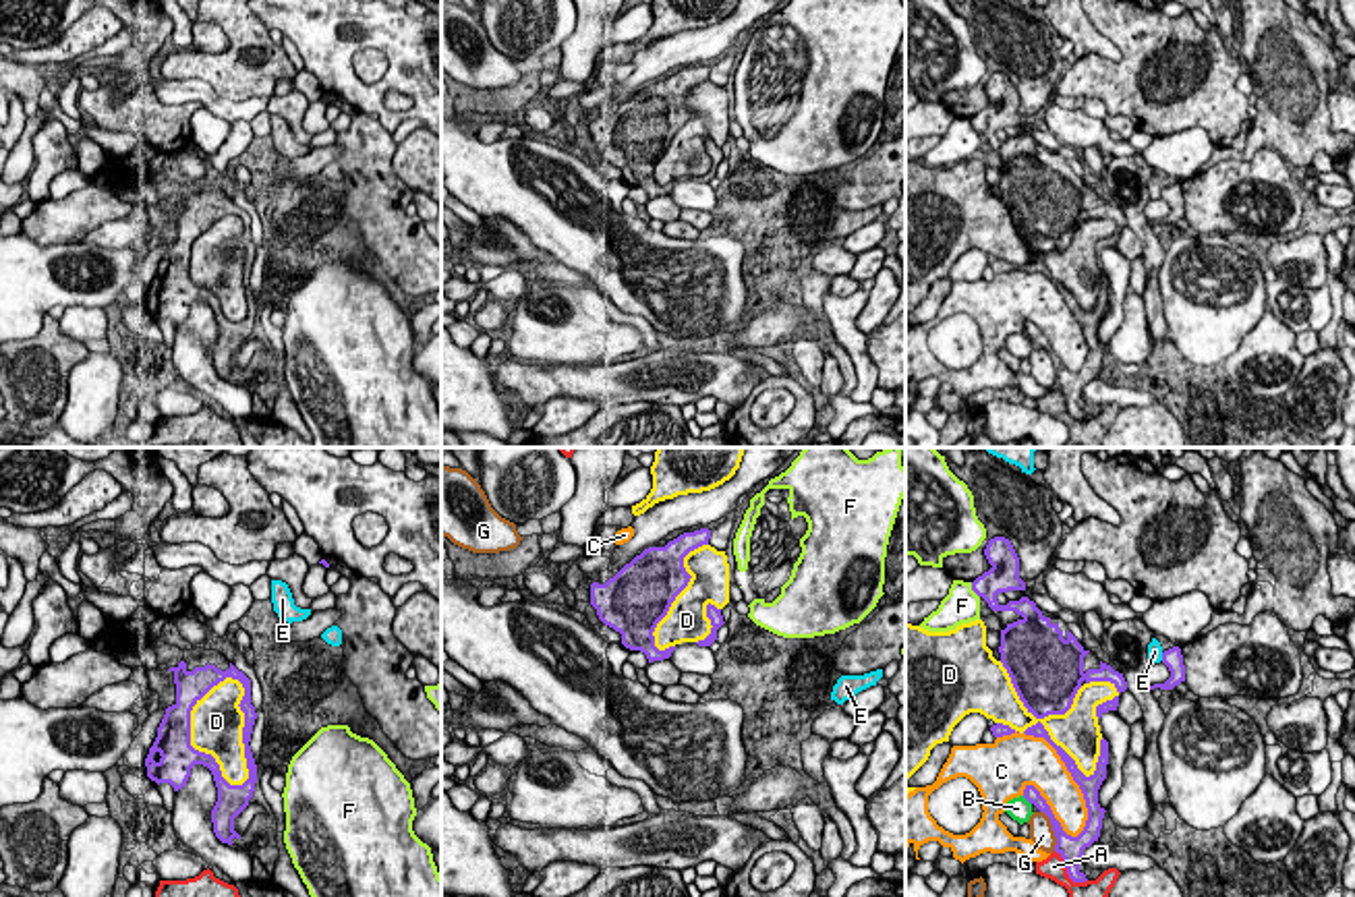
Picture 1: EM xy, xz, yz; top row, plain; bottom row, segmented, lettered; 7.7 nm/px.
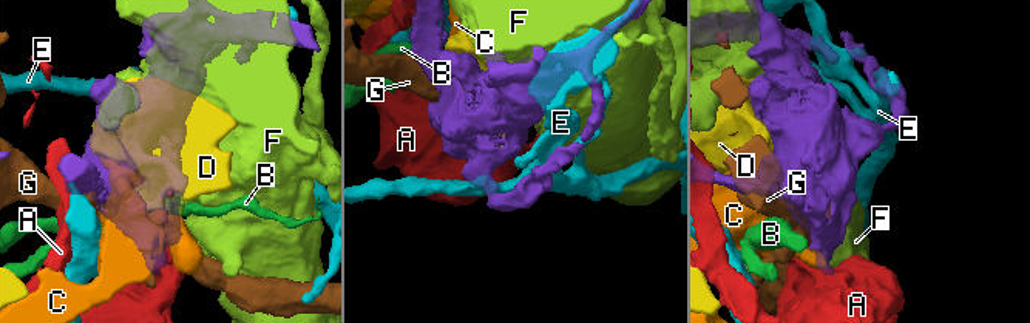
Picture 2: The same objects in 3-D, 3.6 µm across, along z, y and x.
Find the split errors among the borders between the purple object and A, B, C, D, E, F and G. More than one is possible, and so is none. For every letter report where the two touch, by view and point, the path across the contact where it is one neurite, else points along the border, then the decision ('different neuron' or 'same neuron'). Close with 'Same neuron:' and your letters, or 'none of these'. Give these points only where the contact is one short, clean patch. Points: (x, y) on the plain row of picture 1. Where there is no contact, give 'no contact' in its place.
A: yz (1068, 407) | different neuron
B: yz (1026, 334) | along yz (1022, 332), (1030, 340) | different neuron
C: yz (1074, 315) | different neuron
D: yz (1039, 257) | different neuron
E: yz (1163, 193) | different neuron
F: yz (972, 125) | different neuron
G: yz (1053, 365) | different neuron
Same neuron: none of these

